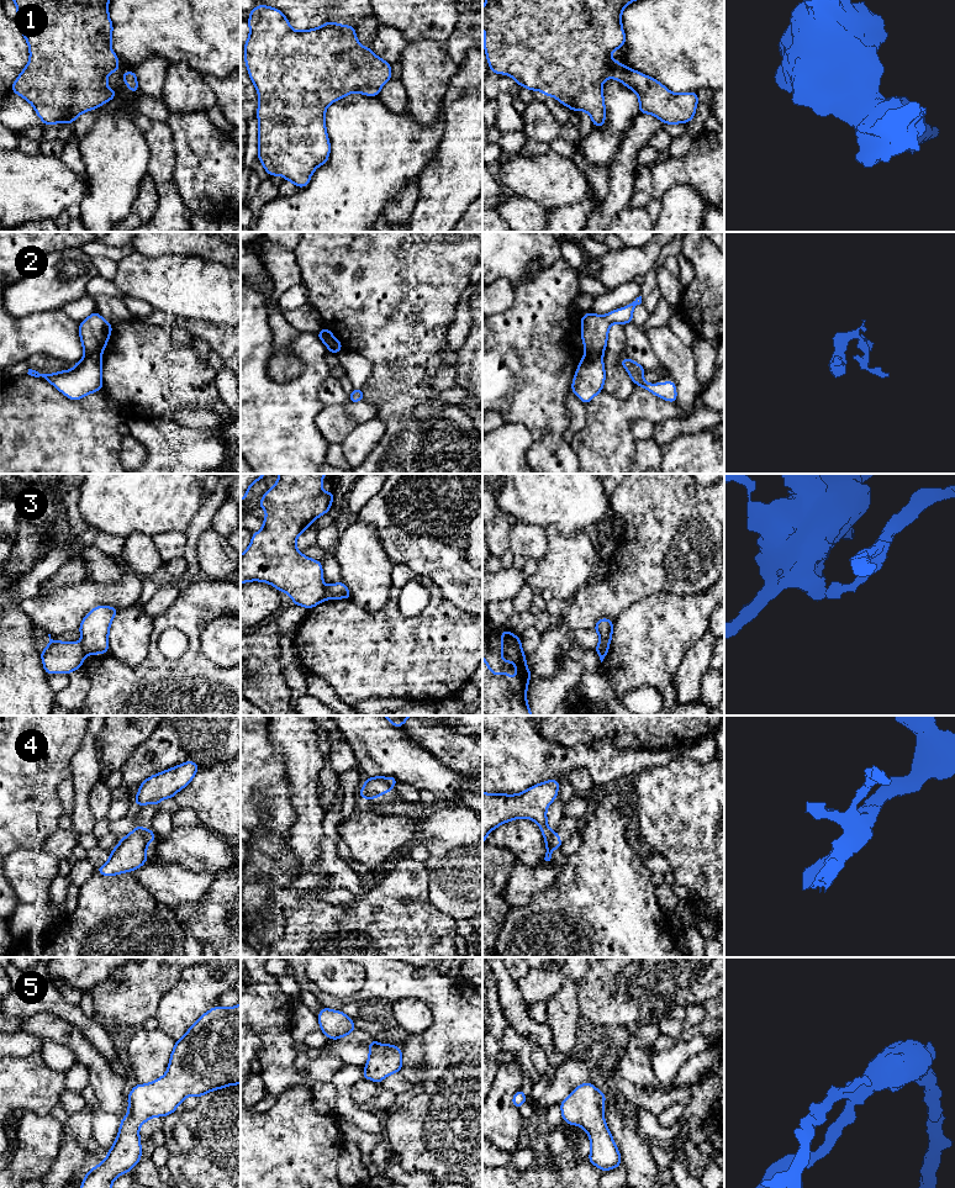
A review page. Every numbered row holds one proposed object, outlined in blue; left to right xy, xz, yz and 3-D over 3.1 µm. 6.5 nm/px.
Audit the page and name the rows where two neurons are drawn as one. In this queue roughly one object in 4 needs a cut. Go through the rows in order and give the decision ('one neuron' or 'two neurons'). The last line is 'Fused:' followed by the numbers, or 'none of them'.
1: one neuron
2: two neurons
3: two neurons
4: two neurons
5: one neuron
Fused: 2, 3, 4

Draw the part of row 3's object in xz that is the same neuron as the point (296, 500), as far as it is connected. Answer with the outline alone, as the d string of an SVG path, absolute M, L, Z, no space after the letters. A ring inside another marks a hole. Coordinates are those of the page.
M279 474L278 481L259 502L267 512L263 528L253 533L252 542L241 555L241 585L263 581L291 596L294 604L307 609L326 600L322 564L306 558L296 549L297 537L308 526L327 513L336 493L322 491L322 477L327 474Z

